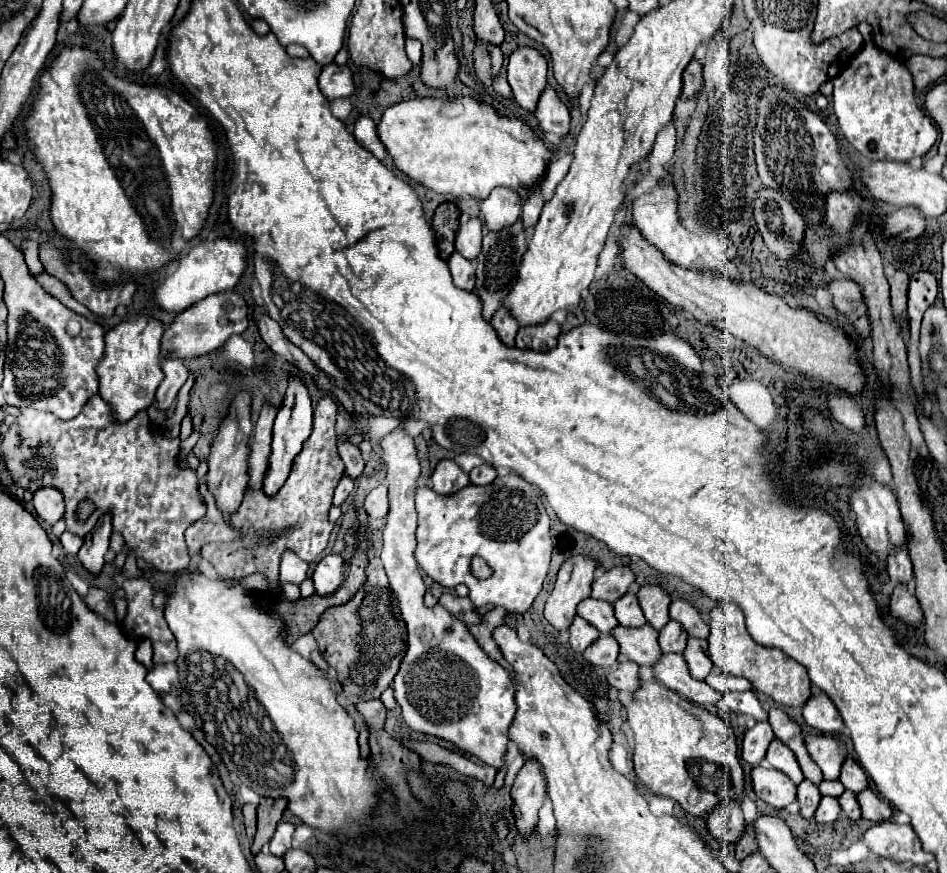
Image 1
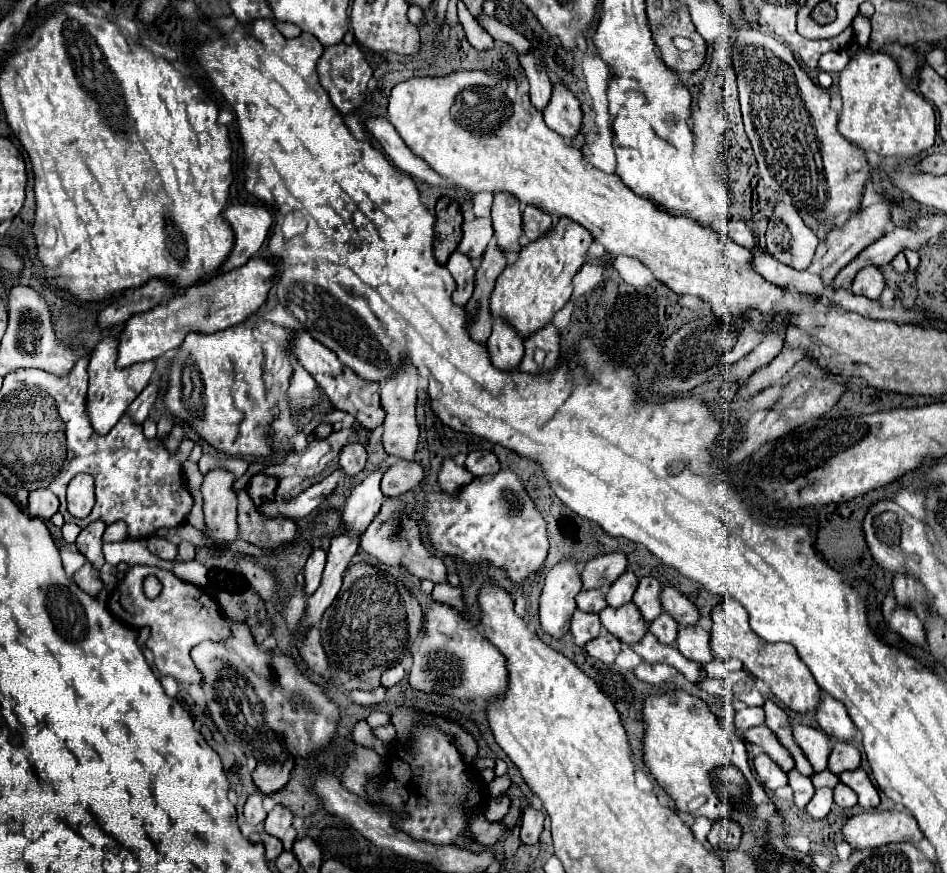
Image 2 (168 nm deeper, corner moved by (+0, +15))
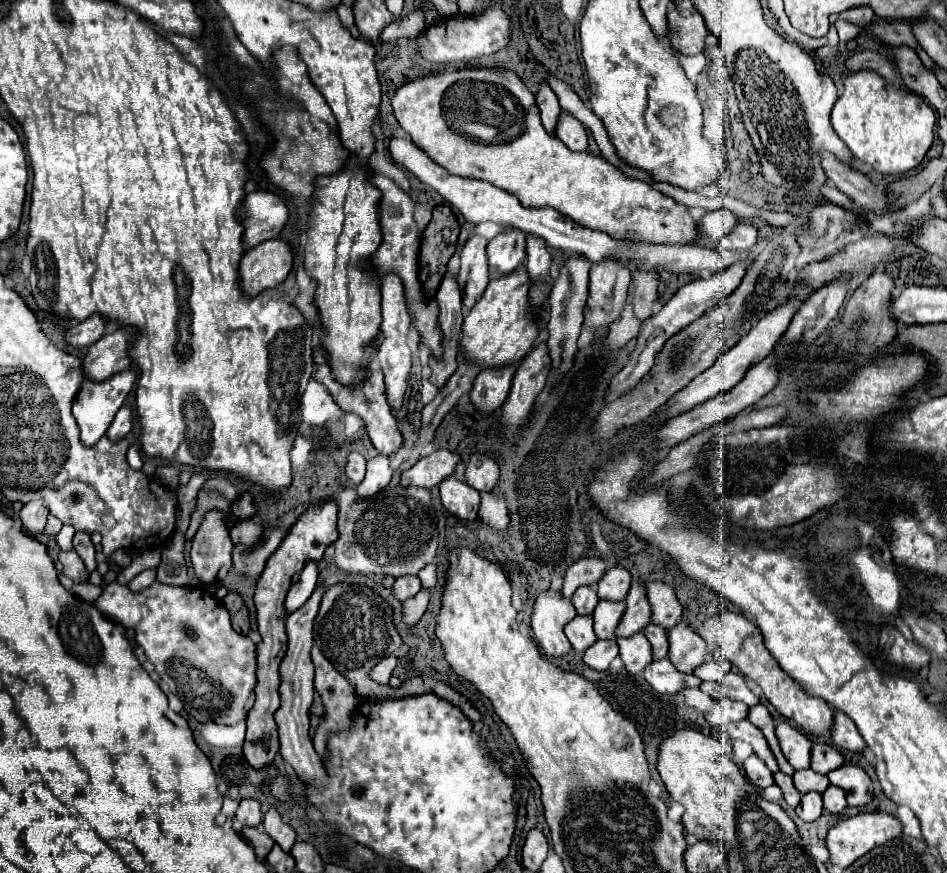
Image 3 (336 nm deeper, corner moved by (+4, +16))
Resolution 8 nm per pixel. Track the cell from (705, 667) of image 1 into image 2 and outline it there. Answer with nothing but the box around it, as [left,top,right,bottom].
[676,625,712,665]

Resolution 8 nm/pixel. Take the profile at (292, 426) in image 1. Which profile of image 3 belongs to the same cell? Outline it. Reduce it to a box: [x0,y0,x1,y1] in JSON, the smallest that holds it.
[232,492,256,518]

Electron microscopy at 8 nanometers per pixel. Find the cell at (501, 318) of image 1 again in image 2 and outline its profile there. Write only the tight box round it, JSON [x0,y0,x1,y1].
[488,319,524,371]

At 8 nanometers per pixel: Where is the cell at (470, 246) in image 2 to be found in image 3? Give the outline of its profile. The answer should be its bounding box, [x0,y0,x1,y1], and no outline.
[460,236,488,312]

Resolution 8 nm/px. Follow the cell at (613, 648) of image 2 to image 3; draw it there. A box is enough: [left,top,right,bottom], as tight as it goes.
[584,640,618,670]

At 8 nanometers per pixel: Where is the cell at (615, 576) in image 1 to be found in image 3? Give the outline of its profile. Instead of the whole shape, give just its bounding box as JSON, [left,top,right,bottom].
[562,558,608,598]

